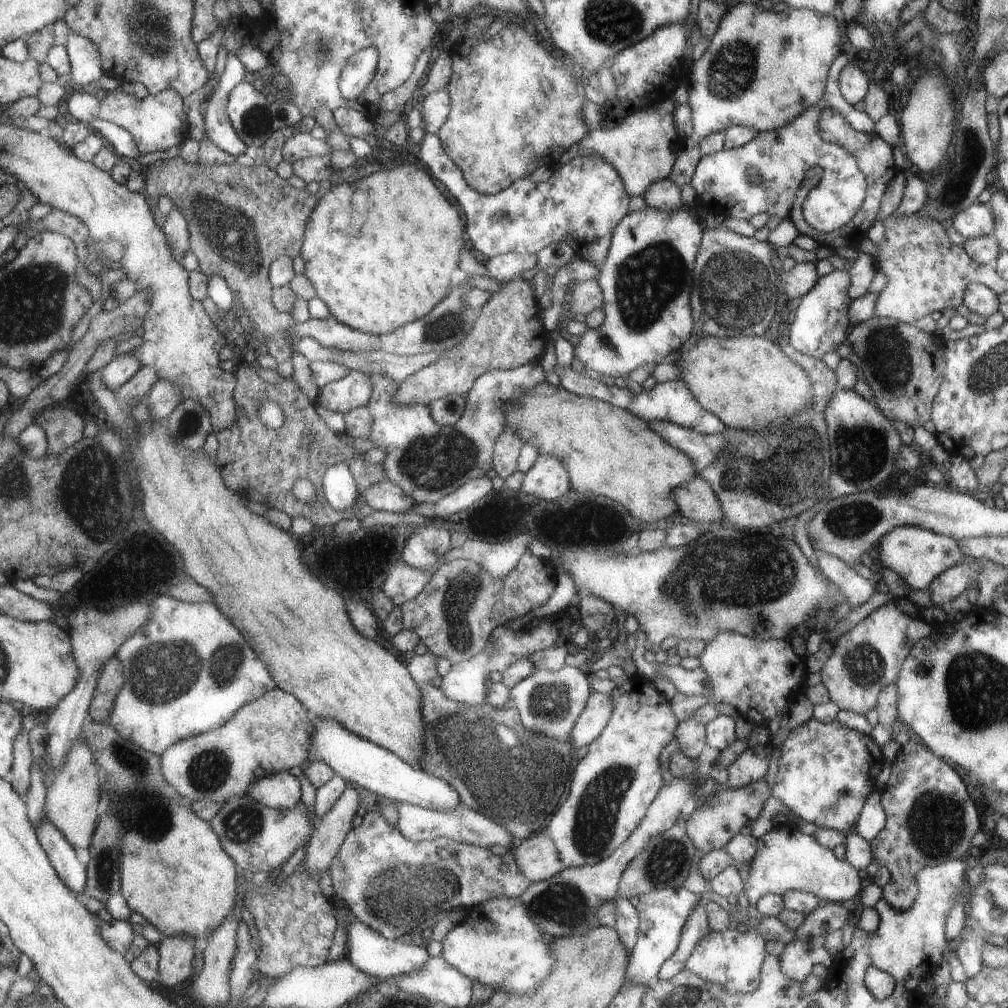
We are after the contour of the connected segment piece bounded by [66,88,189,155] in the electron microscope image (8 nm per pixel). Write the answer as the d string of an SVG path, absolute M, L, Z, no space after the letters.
M118 88L101 94L75 92L67 97L67 110L77 120L89 123L89 120L101 118L117 124L127 130L135 140L140 155L153 154L169 150L173 146L182 146L189 138L189 120L183 108L183 96L173 88L167 88L160 95L135 98Z

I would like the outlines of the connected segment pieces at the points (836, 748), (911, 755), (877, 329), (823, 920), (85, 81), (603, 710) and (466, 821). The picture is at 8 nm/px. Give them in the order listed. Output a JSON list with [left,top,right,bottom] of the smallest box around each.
[[770,718,884,851],[870,742,980,910],[845,316,944,430],[777,901,847,983],[66,31,107,88],[567,692,613,748],[391,800,515,850]]

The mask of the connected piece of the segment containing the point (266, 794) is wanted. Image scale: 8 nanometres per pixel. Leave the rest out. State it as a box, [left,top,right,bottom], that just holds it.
[246,772,303,810]

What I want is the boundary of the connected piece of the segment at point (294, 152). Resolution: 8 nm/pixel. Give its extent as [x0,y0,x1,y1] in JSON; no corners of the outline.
[282,132,333,165]

